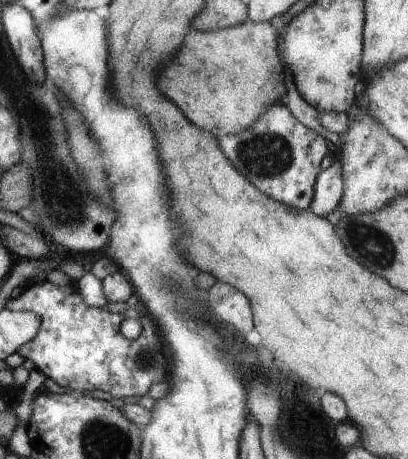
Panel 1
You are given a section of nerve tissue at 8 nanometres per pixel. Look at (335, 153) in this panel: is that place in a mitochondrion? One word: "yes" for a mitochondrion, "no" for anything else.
no

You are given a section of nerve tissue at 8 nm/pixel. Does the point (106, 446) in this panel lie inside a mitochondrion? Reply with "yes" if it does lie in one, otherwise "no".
yes

